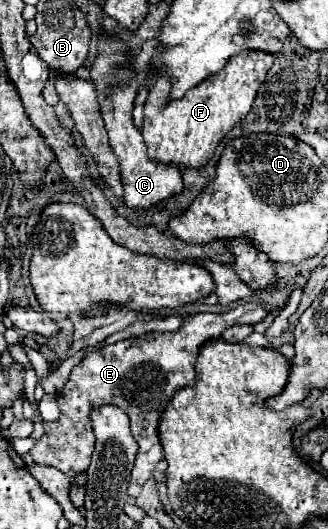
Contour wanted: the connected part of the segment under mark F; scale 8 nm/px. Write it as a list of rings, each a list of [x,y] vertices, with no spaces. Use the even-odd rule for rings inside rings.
[[[242,52],[230,58],[220,74],[206,78],[180,100],[166,102],[166,92],[154,92],[152,88],[144,106],[142,126],[144,144],[152,162],[188,168],[206,166],[226,132],[230,132],[250,112],[254,96],[264,82],[272,60],[274,56],[264,52]]]

